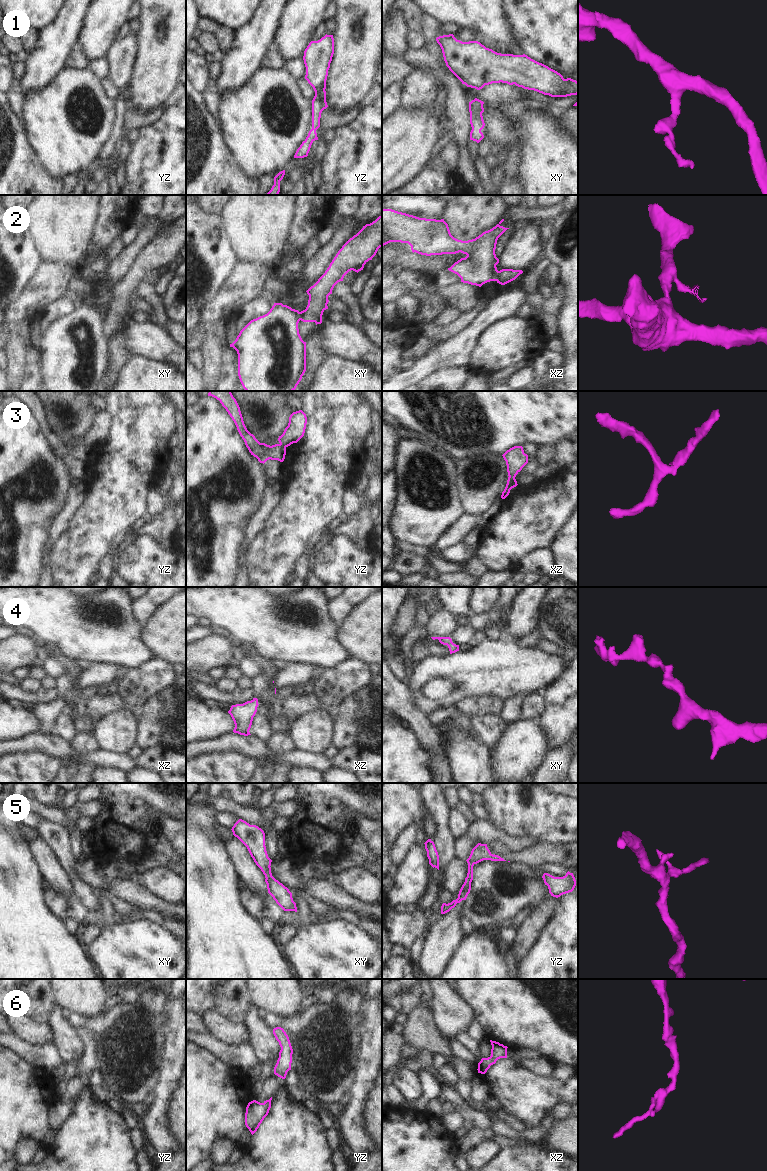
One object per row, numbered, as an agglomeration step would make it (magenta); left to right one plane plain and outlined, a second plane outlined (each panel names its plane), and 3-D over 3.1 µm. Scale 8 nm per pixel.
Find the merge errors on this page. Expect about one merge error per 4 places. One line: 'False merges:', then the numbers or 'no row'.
False merges: 2, 3

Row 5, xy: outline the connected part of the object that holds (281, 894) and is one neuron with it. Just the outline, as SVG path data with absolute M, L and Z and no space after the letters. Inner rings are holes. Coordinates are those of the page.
M239 819L232 827L232 832L248 849L256 865L265 875L268 893L284 911L297 912L292 893L287 887L276 880L271 873L272 860L268 857L265 846L265 833L256 825L250 825Z

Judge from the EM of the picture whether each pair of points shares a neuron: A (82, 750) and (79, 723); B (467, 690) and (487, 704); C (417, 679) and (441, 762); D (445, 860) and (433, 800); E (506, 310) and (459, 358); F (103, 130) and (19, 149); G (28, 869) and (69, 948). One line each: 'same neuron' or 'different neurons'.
A: different neurons
B: different neurons
C: different neurons
D: same neuron
E: same neuron
F: different neurons
G: same neuron

